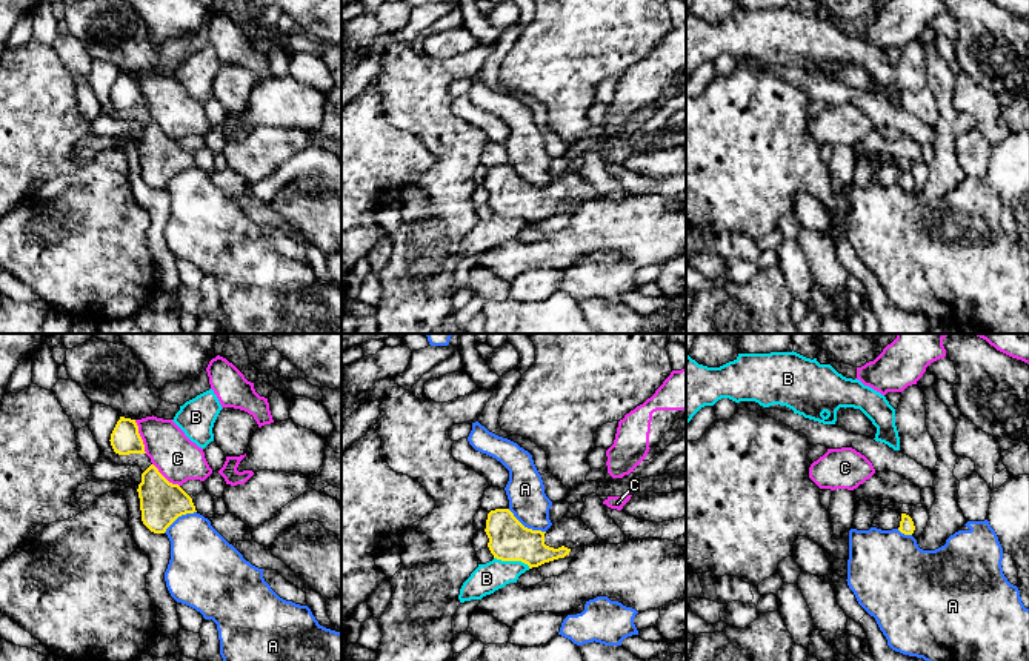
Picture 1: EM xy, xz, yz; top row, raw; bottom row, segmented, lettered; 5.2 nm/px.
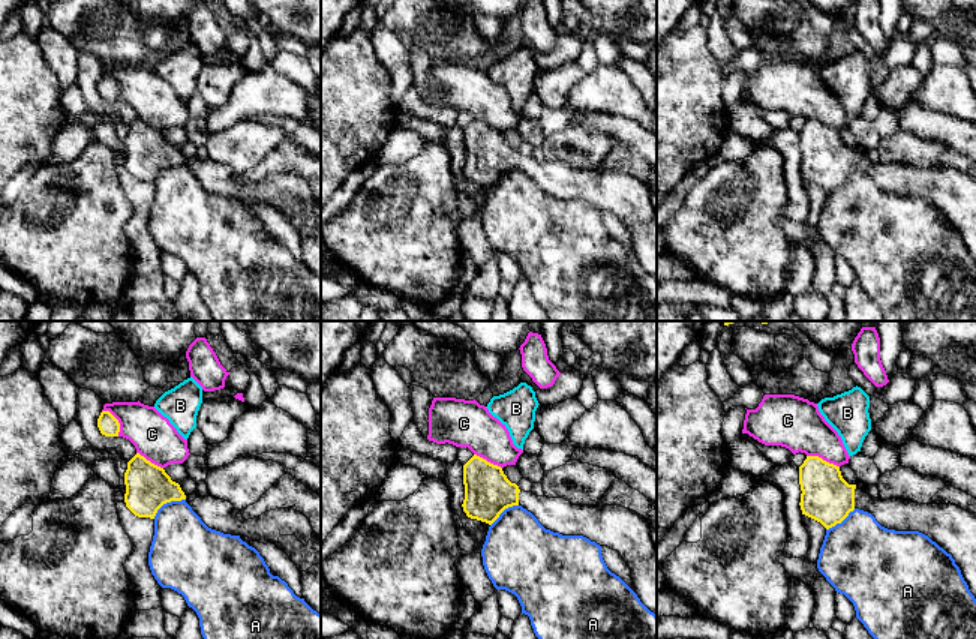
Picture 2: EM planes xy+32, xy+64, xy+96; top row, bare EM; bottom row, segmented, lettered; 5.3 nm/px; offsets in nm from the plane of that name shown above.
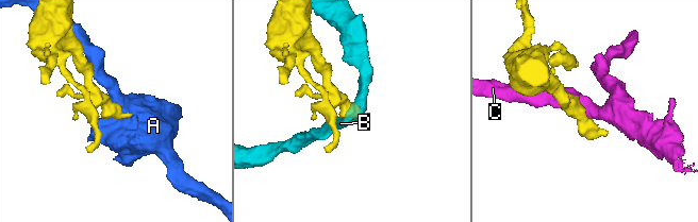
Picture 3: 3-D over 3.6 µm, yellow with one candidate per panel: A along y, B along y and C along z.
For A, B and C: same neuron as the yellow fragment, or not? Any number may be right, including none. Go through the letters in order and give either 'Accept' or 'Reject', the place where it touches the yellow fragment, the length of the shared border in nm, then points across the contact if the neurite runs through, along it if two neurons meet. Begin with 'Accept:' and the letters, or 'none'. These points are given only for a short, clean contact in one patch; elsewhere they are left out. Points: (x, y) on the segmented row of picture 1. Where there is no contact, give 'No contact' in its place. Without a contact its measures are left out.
Accept: none
A: Reject. Touches yellow at xz (526, 528). Shared border 240 nm. Boundary: xz (508, 509), (525, 526), (545, 532)
B: Reject. Touches yellow at xz (512, 560). Shared border 200 nm. Boundary: xz (494, 557), (523, 561), (529, 567)
C: Reject. Touches yellow at xy (140, 437). Shared border 190 nm

